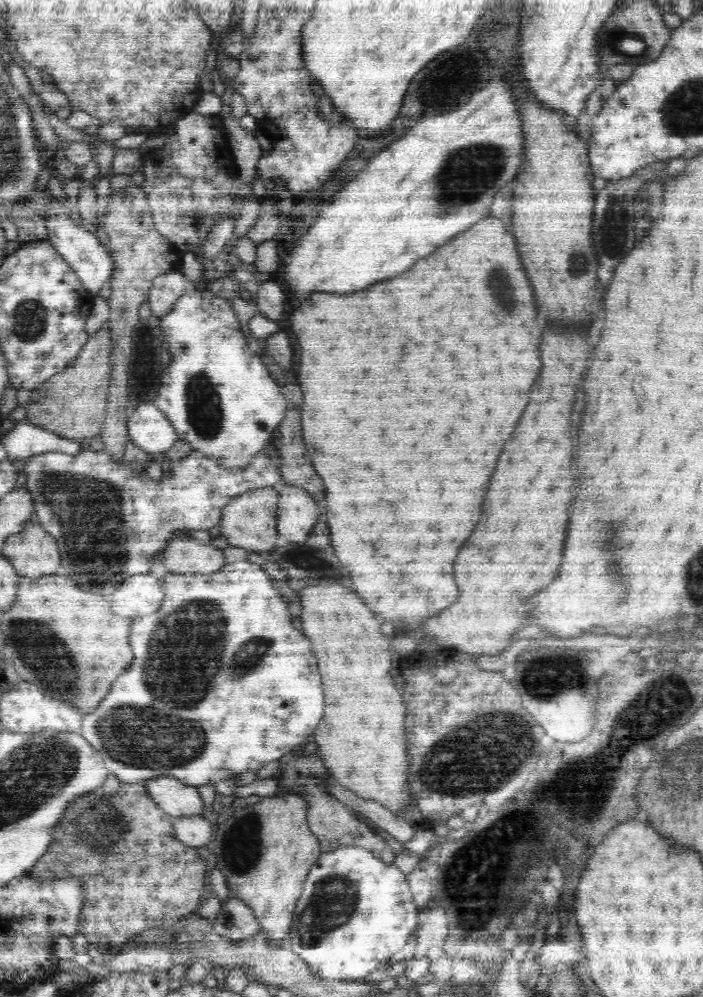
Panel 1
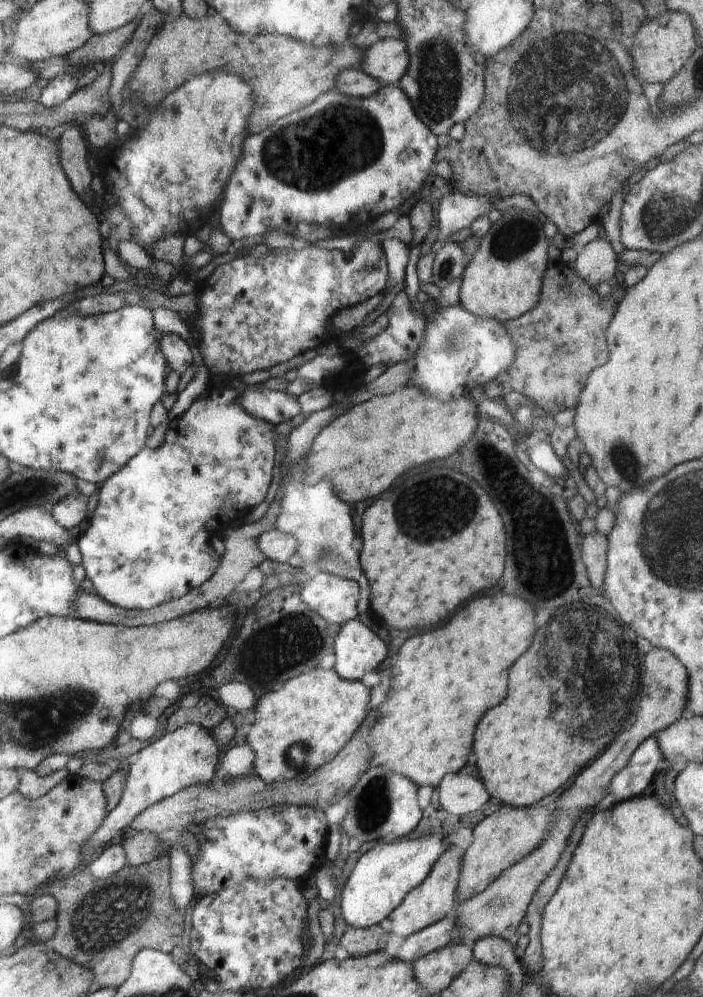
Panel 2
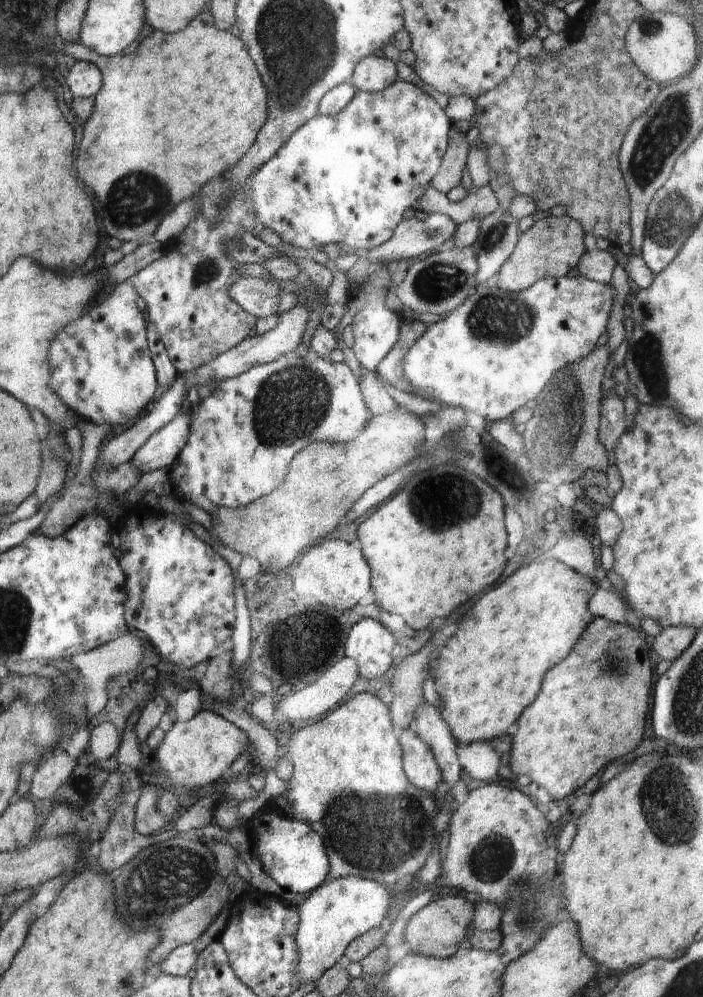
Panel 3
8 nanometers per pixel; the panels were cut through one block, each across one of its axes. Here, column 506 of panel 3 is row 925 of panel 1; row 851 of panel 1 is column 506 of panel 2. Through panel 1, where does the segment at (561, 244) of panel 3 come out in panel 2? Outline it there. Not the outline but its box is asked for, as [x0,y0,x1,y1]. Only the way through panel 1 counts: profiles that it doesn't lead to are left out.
[459,212,549,321]

